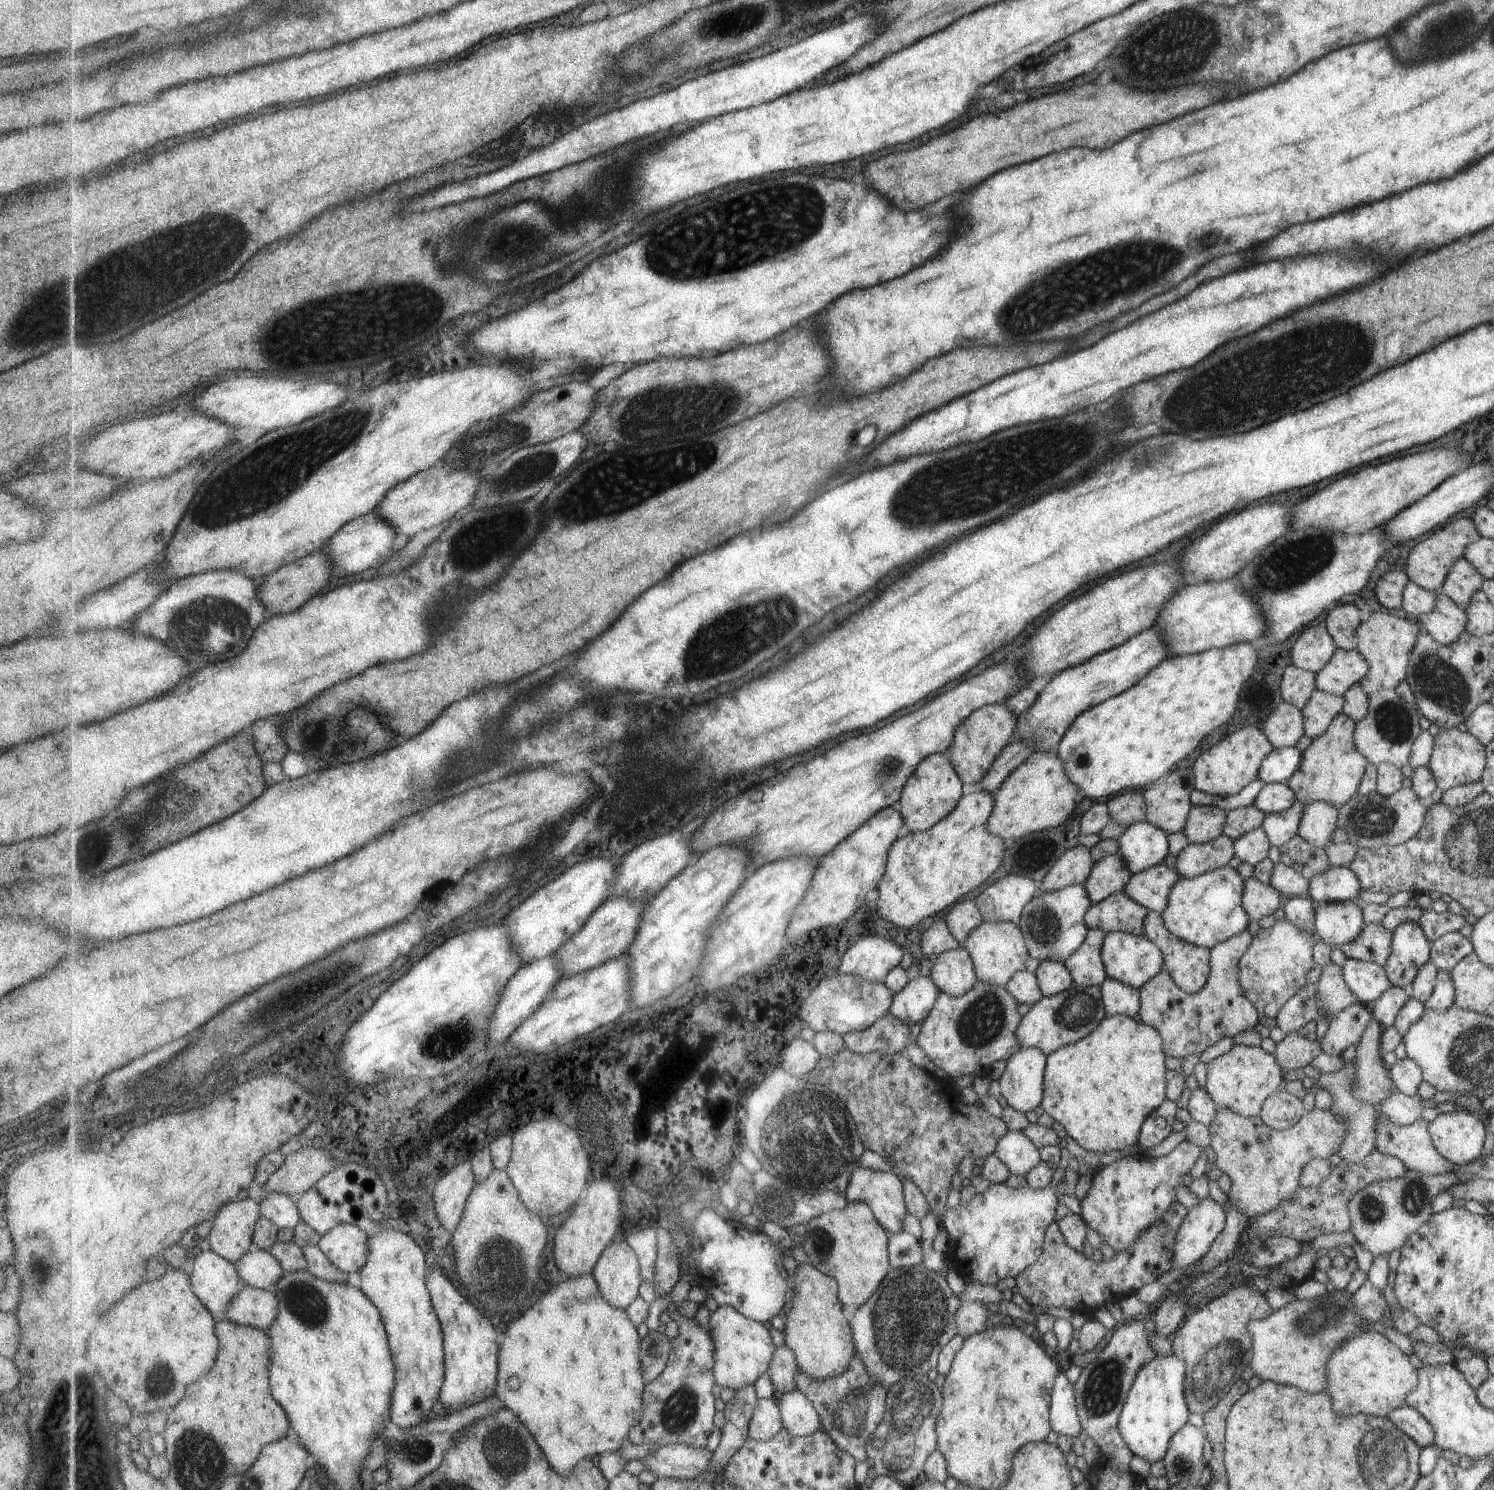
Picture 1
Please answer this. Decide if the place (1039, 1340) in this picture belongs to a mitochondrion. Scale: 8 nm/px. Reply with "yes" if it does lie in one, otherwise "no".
no

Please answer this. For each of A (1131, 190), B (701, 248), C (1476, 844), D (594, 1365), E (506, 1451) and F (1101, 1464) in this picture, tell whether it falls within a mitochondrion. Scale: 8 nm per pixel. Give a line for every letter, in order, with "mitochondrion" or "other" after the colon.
A: other
B: mitochondrion
C: mitochondrion
D: other
E: mitochondrion
F: other

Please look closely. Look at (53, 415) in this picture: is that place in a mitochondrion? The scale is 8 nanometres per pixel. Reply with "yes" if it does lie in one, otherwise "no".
no

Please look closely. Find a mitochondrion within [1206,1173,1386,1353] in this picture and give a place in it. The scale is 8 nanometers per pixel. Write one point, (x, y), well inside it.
(1317, 1321)

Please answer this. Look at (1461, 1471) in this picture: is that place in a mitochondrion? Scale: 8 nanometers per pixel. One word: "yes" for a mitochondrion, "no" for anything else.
no

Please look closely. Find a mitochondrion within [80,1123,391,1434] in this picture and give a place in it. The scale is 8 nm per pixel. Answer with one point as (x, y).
(309, 1306)

